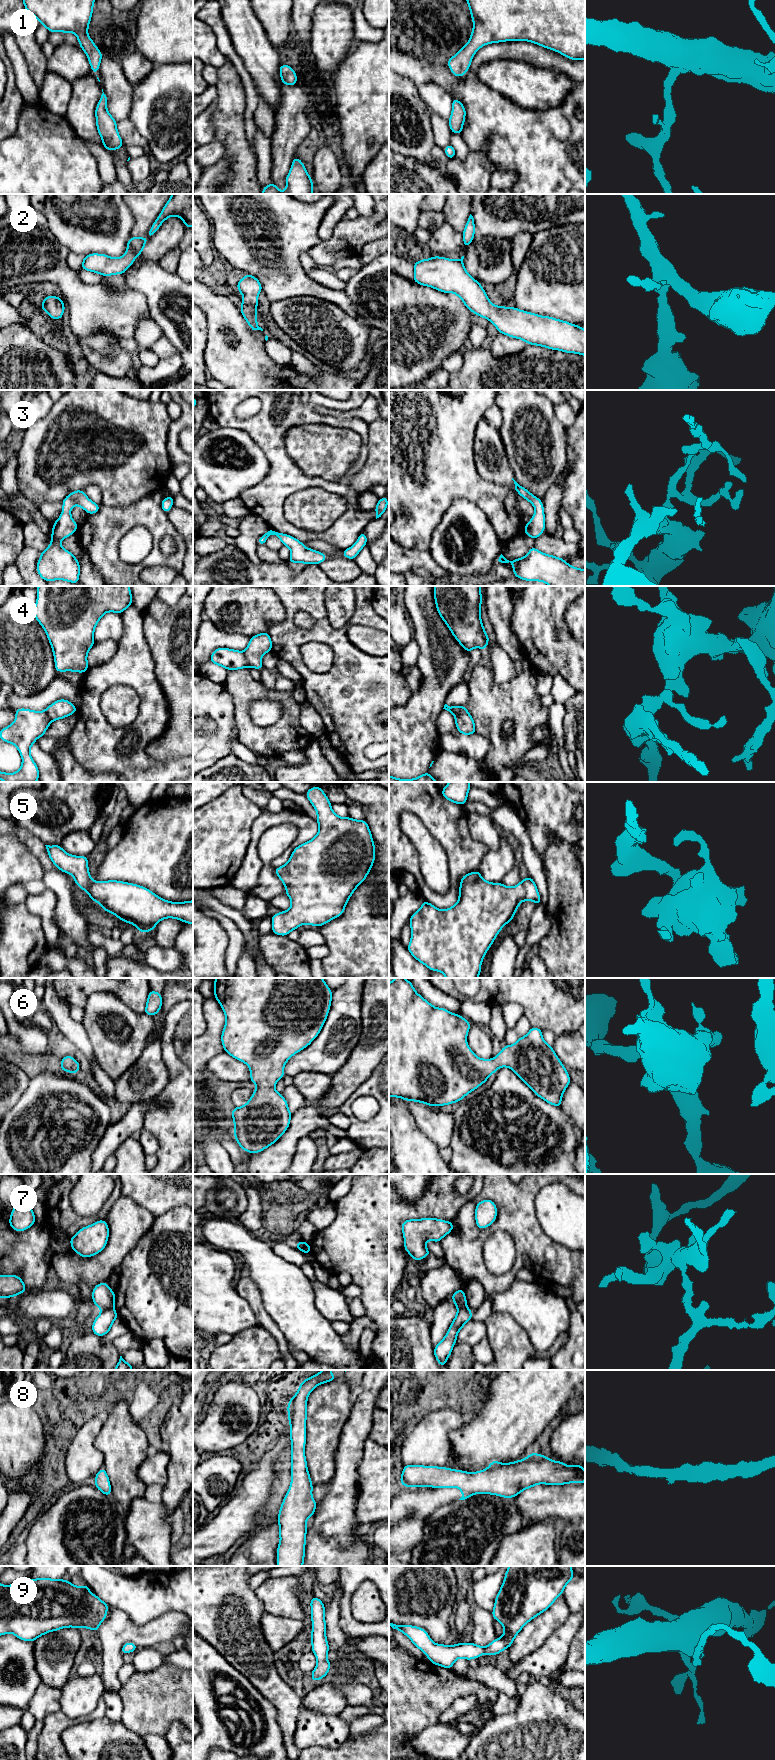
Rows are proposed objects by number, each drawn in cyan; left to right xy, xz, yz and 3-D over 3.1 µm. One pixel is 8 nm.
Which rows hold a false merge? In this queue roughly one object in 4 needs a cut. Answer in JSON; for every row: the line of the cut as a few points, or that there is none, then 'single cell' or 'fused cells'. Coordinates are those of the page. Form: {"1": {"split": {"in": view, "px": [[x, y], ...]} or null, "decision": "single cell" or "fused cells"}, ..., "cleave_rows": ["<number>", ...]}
{"1": {"split": null, "decision": "single cell"}, "2": {"split": null, "decision": "single cell"}, "3": {"split": null, "decision": "single cell"}, "4": {"split": {"in": "xz", "px": [[243, 652], [249, 666]]}, "decision": "fused cells"}, "5": {"split": null, "decision": "single cell"}, "6": {"split": null, "decision": "single cell"}, "7": {"split": {"in": "xy", "px": [[113, 1307], [102, 1311]]}, "decision": "fused cells"}, "8": {"split": null, "decision": "single cell"}, "9": {"split": null, "decision": "single cell"}, "cleave_rows": ["4", "7"]}

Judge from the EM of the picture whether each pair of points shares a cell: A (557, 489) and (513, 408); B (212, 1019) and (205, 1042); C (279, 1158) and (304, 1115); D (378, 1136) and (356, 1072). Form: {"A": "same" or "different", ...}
{"A": "different", "B": "same", "C": "same", "D": "different"}

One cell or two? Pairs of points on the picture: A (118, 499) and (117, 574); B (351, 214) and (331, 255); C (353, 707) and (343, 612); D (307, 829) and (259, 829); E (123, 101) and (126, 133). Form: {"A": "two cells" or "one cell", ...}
{"A": "two cells", "B": "two cells", "C": "two cells", "D": "one cell", "E": "two cells"}

